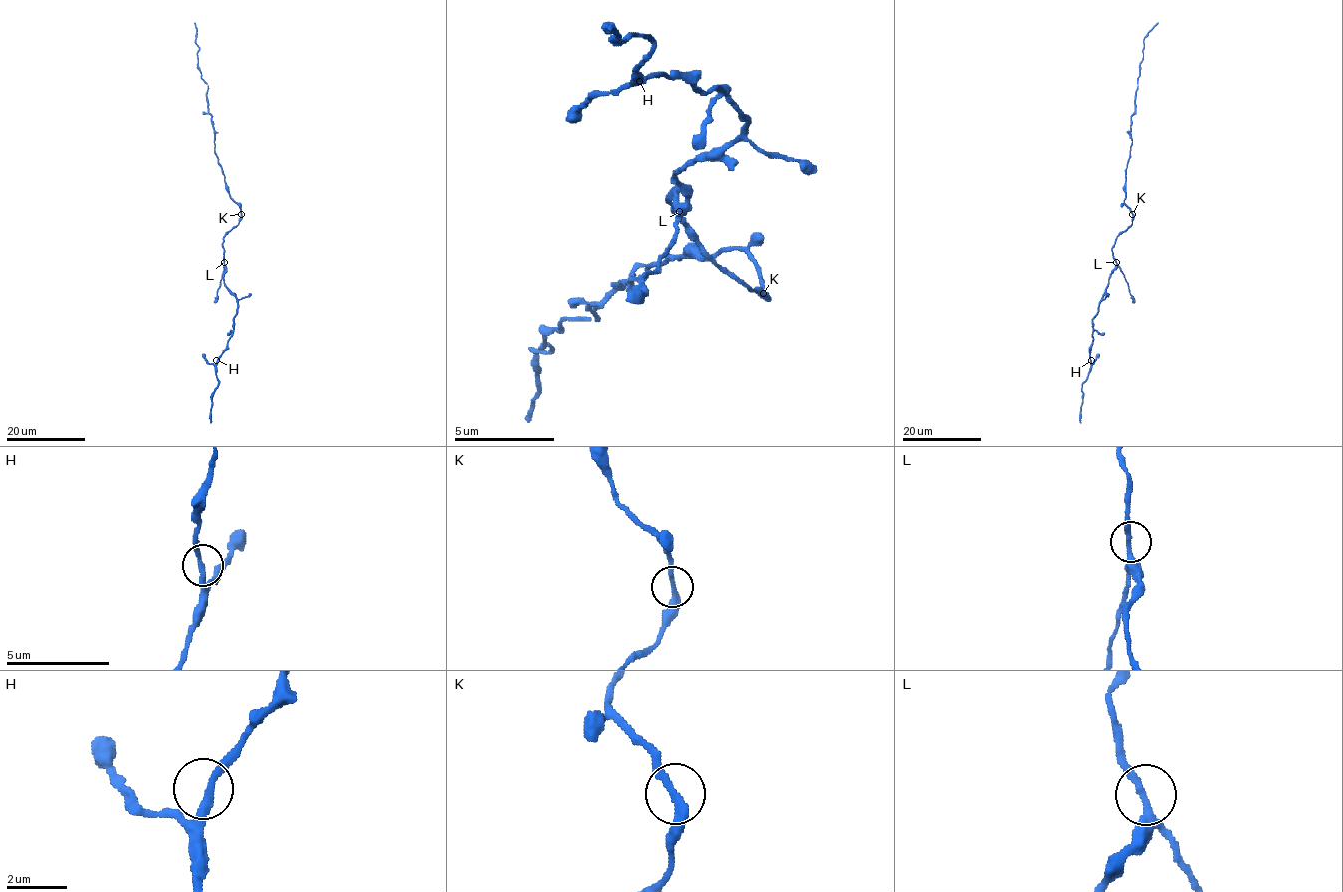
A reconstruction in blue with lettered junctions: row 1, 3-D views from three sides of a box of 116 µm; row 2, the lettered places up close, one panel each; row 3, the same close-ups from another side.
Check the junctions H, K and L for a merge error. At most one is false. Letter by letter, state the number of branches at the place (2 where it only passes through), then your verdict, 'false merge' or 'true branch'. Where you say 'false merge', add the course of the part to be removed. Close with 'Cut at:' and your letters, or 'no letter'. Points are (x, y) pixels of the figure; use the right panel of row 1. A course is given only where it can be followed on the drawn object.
H: branches 2; true branch
K: branches 2; true branch
L: branches 2; true branch
Cut at: no letter

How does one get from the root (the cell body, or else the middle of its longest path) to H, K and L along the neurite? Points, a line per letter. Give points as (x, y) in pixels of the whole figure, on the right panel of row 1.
H: (1130, 225), (1116, 237), (1111, 249), (1116, 268), (1110, 274), (1098, 314), (1092, 320), (1091, 360)
K: (1130, 225), (1132, 213)
L: (1130, 225), (1116, 237), (1111, 249), (1116, 262)

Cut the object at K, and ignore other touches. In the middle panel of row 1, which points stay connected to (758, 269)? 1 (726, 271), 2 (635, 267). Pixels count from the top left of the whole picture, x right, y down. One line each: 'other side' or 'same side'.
1: other side
2: same side

